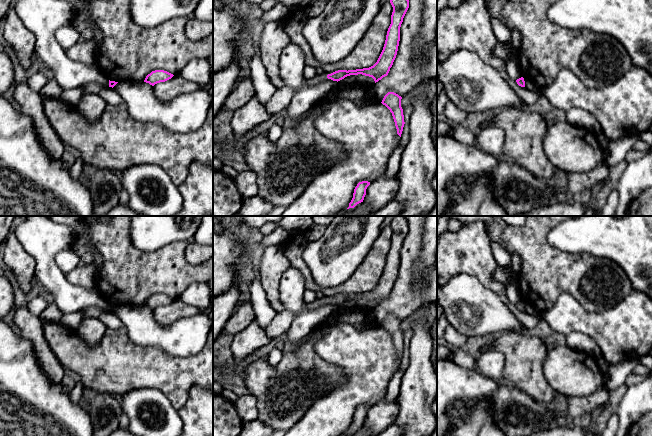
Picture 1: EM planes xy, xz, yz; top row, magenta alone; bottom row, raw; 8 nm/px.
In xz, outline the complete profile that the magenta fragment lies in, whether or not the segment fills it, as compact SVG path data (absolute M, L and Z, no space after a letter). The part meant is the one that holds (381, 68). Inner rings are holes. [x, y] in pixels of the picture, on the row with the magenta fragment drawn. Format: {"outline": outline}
{"outline": "M390 0L390 3L393 7L391 24L387 31L383 50L377 62L369 68L335 71L327 75L328 79L338 82L347 76L362 74L372 77L376 83L388 75L397 55L400 41L400 27L409 8L409 0Z"}

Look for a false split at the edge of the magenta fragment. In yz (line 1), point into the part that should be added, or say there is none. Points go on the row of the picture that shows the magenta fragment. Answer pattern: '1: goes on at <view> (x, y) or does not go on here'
1: does not go on here

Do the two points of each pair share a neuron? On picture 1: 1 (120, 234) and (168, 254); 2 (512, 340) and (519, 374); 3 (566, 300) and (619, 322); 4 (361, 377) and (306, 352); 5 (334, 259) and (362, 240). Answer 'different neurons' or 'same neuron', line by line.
1: same neuron
2: same neuron
3: same neuron
4: different neurons
5: same neuron

